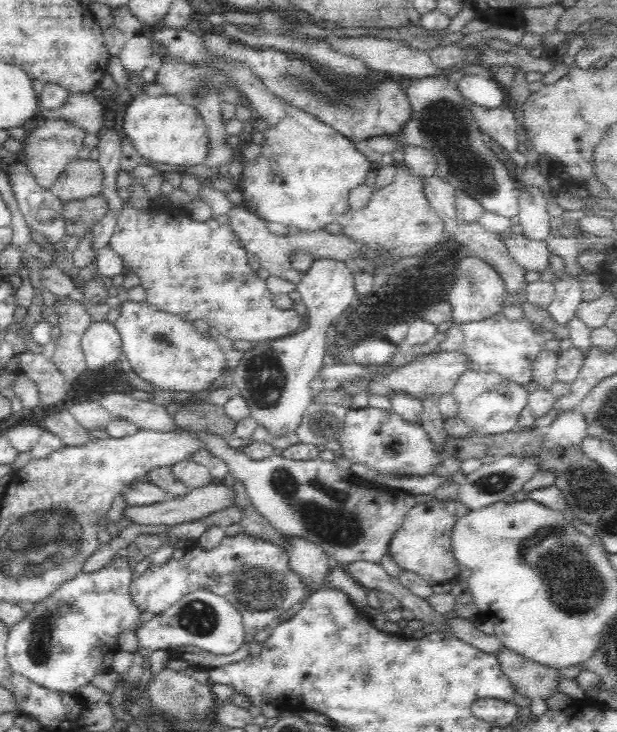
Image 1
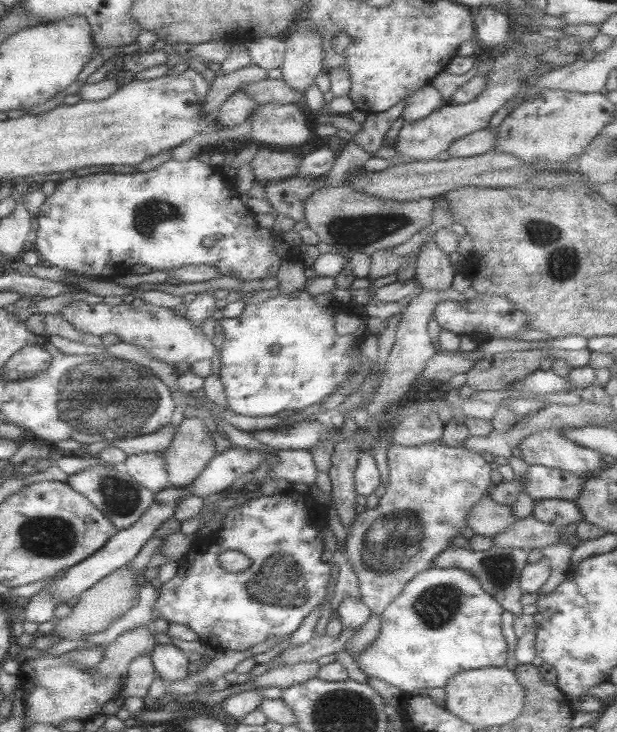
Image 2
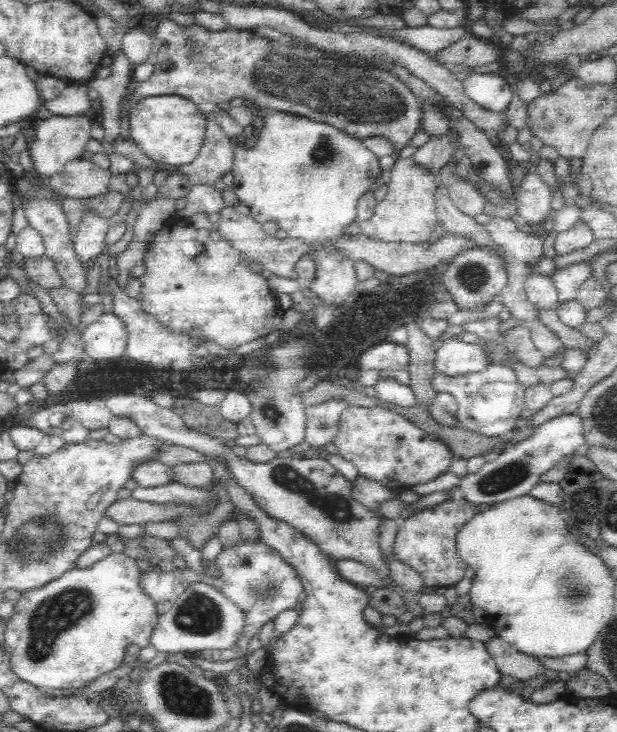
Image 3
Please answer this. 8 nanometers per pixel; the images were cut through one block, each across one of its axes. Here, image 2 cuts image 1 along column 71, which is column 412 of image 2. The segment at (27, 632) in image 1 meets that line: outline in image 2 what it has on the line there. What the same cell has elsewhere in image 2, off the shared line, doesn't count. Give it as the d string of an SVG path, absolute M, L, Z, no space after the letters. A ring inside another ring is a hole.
M432 566L431 568L428 568L428 570L419 572L419 574L413 576L412 580L409 580L409 583L405 584L400 595L392 601L392 604L389 604L385 608L385 611L380 615L380 630L377 637L369 644L369 647L361 649L361 651L355 655L355 664L357 664L357 668L359 668L365 676L377 678L377 680L381 680L398 688L404 696L424 692L429 688L443 688L447 683L447 680L459 672L487 667L501 668L504 666L505 660L507 660L507 644L501 635L500 630L500 617L503 612L501 606L482 590L479 582L475 580L471 574L468 574L463 570L458 570L458 568L438 569Z

